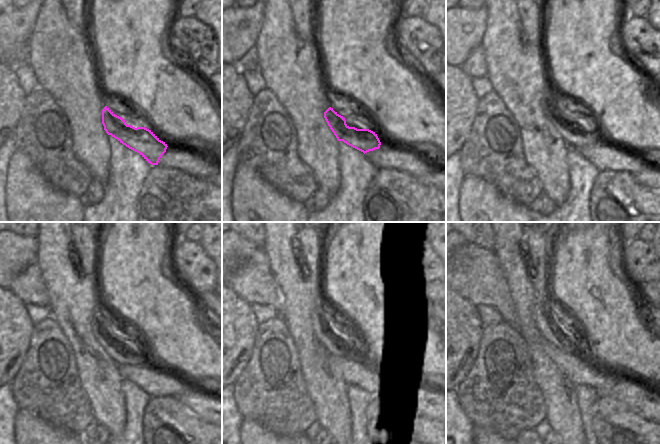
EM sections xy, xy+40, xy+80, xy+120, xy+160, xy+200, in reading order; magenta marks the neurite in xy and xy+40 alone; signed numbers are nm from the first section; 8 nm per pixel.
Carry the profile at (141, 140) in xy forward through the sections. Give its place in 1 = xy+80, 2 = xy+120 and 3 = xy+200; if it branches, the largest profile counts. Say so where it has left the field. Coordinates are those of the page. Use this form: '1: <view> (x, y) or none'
1: xy+80 (576, 139)
2: xy+120 (120, 358)
3: xy+200 (546, 323)

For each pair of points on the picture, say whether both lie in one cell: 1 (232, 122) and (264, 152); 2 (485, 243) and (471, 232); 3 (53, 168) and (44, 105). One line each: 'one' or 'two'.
1: two
2: one
3: one

